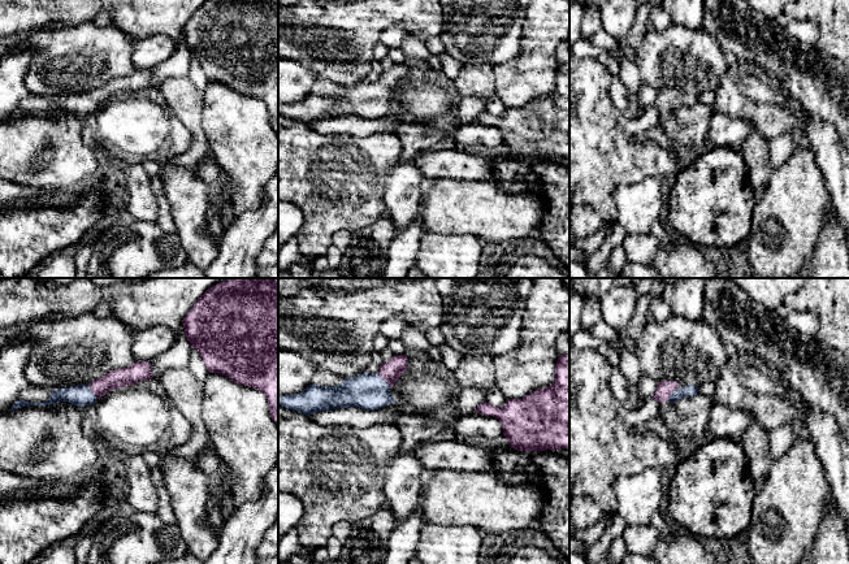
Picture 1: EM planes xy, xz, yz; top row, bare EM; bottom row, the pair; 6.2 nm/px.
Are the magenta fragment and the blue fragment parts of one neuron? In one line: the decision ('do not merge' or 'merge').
merge

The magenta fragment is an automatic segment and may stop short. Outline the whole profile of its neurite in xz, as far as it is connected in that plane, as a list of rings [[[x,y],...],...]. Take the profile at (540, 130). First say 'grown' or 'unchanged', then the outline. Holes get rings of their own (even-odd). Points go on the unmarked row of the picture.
unchanged; [[[569,64],[558,66],[555,90],[549,96],[538,97],[523,108],[507,108],[504,116],[482,110],[476,121],[498,127],[511,157],[517,160],[569,157]]]

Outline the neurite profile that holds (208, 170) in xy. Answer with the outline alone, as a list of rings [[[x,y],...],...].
[[[213,156],[203,157],[195,166],[195,174],[205,186],[205,205],[213,211],[205,216],[204,230],[216,238],[221,238],[226,224],[229,200],[226,199],[226,185],[224,172]]]

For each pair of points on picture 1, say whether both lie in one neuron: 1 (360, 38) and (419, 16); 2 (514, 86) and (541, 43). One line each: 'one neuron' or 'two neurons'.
1: one neuron
2: one neuron

